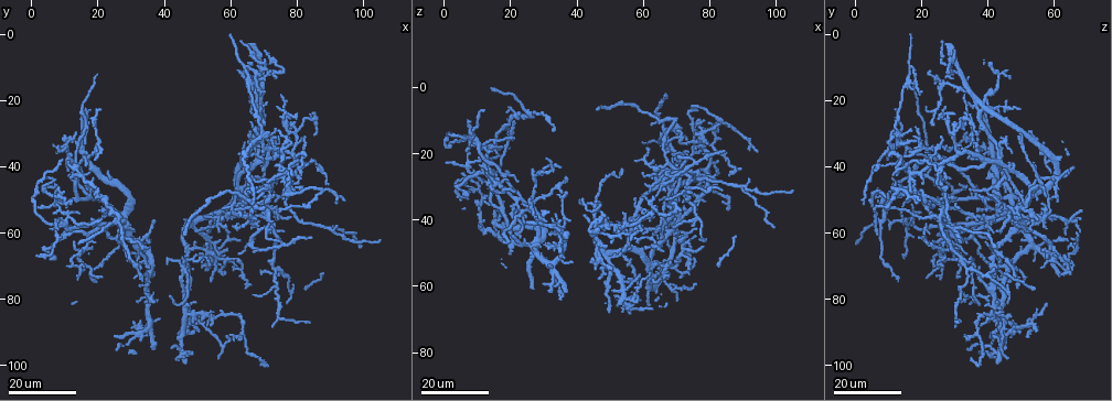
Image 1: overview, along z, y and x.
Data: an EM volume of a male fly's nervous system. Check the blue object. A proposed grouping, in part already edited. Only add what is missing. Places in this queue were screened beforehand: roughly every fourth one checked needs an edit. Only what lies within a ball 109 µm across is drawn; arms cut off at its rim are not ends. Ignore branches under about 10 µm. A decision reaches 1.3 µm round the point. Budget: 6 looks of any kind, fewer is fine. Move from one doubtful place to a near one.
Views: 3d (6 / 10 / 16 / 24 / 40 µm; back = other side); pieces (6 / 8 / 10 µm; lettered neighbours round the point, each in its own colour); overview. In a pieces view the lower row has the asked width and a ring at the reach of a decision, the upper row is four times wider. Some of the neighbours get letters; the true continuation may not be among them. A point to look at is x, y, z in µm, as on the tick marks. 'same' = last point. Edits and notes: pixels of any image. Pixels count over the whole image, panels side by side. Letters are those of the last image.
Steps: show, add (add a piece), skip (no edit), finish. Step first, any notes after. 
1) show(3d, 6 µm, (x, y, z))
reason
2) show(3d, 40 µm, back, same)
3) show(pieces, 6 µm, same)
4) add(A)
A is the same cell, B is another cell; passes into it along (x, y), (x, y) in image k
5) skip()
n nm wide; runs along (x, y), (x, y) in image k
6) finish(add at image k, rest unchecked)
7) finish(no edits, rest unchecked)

show(3d, 16 µm, (14.0, 63.5, 0.0))

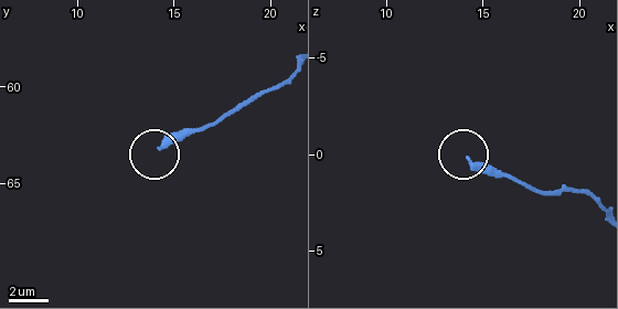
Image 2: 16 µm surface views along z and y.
show(pieces, 6 µm, (14.4, 63.1, 0.4))

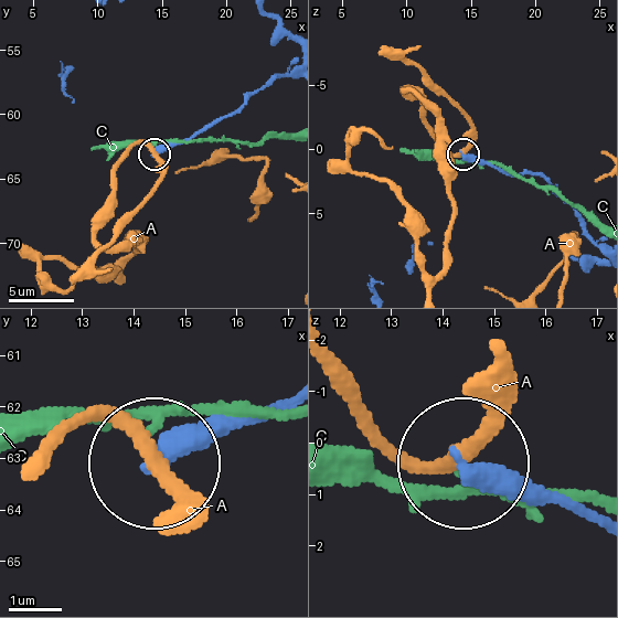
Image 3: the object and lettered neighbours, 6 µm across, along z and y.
skip()
A and C are other cells; runs along (599, 246), (579, 213), (543, 177), (507, 173), (465, 155) in image 3; no lettered piece goes on from it

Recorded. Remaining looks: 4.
show(3d, 24 µm, (74.0, 53.5, 6.0))
tapers out

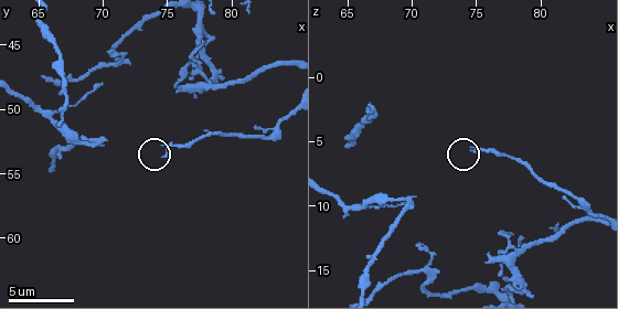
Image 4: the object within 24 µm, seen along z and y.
show(pieces, 6 µm, (74.8, 53.4, 5.8))

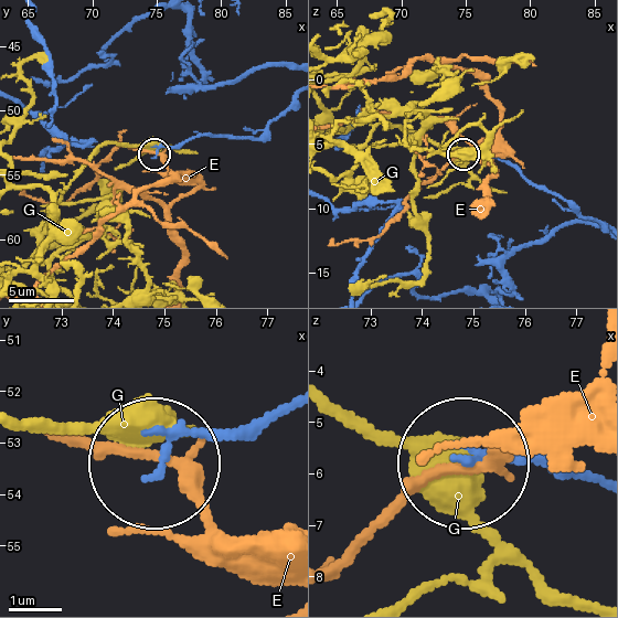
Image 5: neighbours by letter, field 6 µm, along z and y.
skip()
E and G are other cells; no lettered piece goes on from it

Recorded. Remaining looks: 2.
show(3d, 24 µm, (64.5, 33.0, 56.5))
tapers out

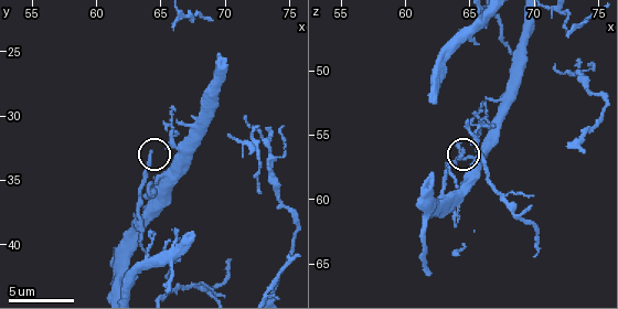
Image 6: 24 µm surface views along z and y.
show(pieces, 10 µm, same)
see the neighbours

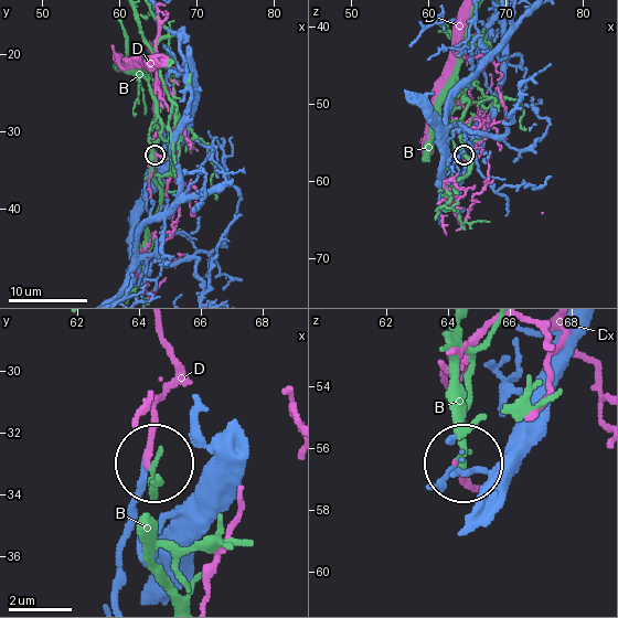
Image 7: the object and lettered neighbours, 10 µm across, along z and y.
skip()
190 nm wide; B and D are other cells; runs along (119, 594), (119, 546), (148, 462) in image 7; no lettered piece goes on from it

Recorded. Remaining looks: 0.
finish(no edits, rest unchecked)

